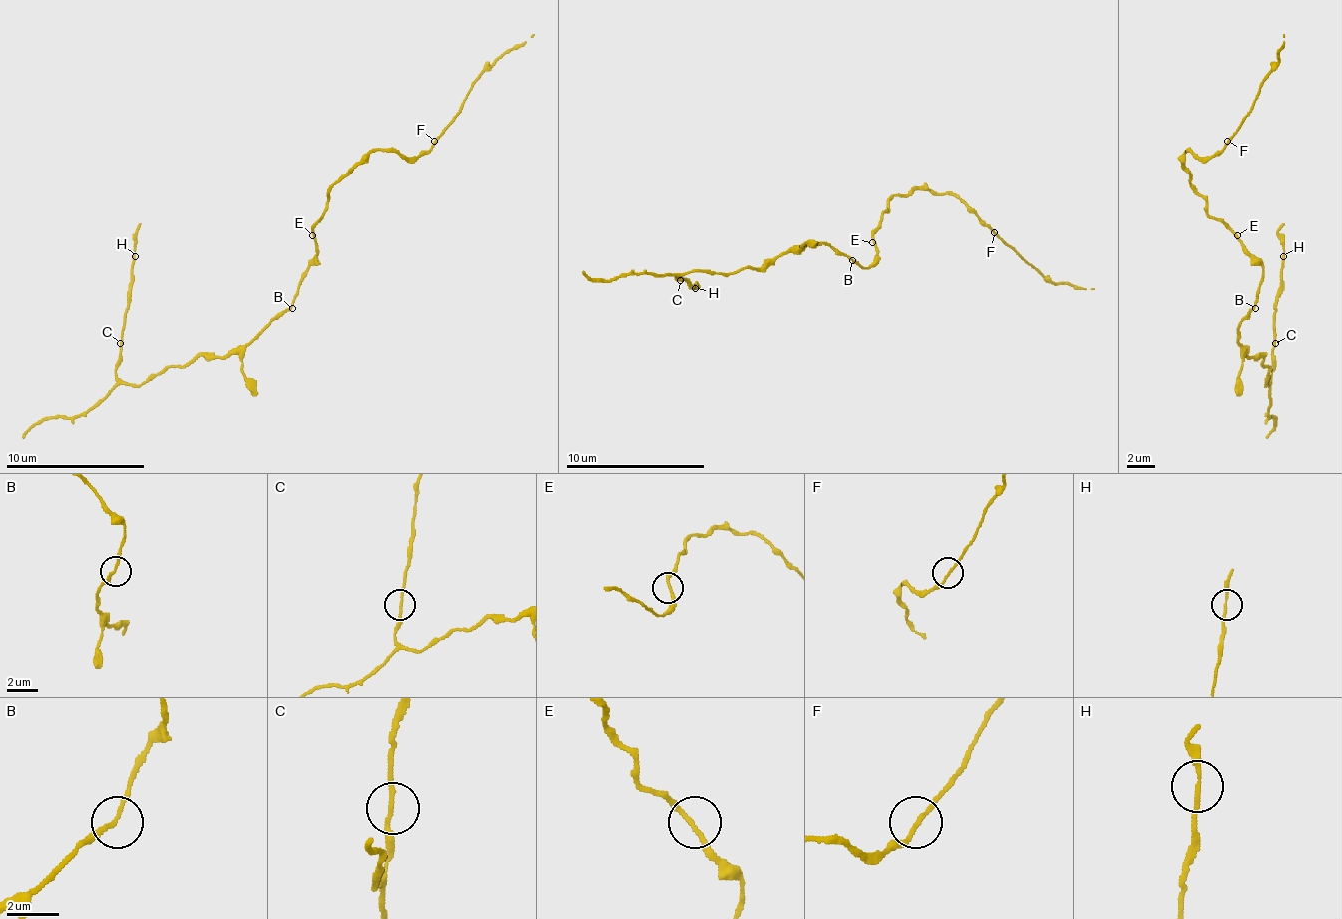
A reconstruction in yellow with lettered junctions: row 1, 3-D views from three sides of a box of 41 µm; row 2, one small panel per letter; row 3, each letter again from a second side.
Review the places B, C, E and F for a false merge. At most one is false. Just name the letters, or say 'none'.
none

